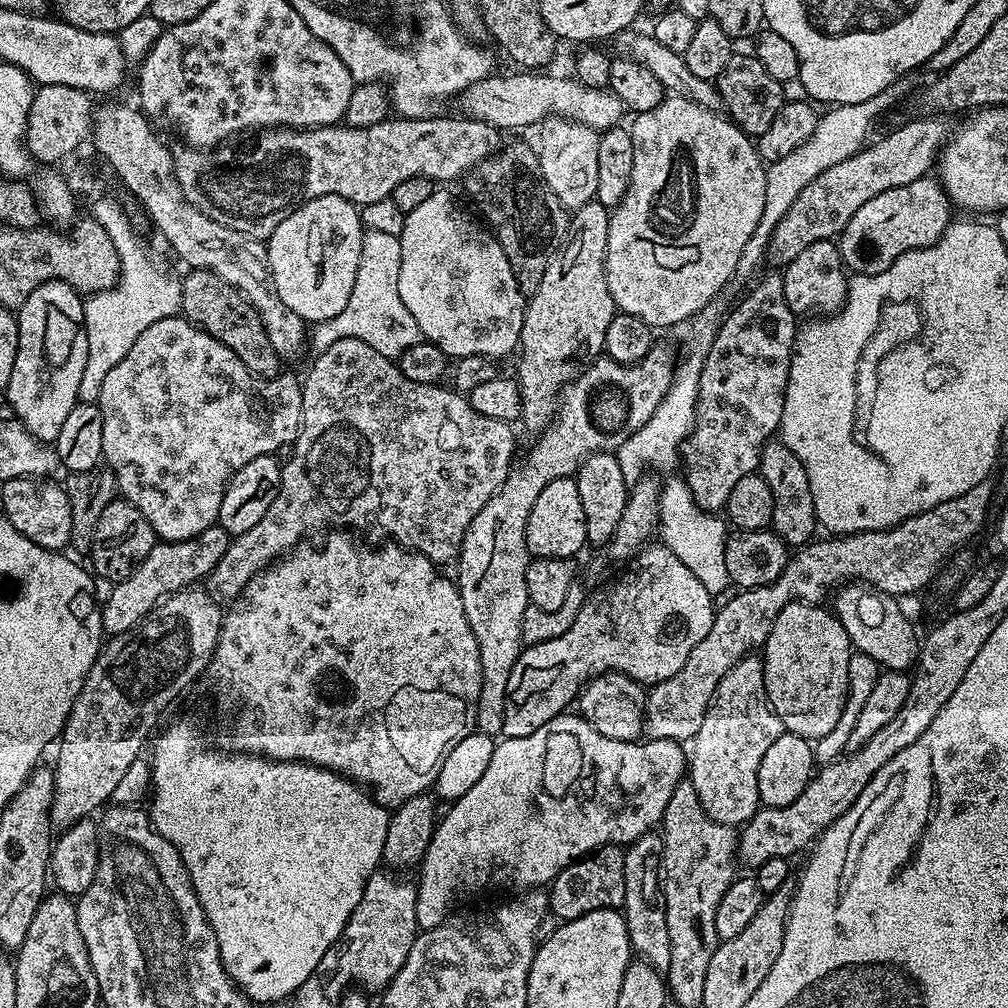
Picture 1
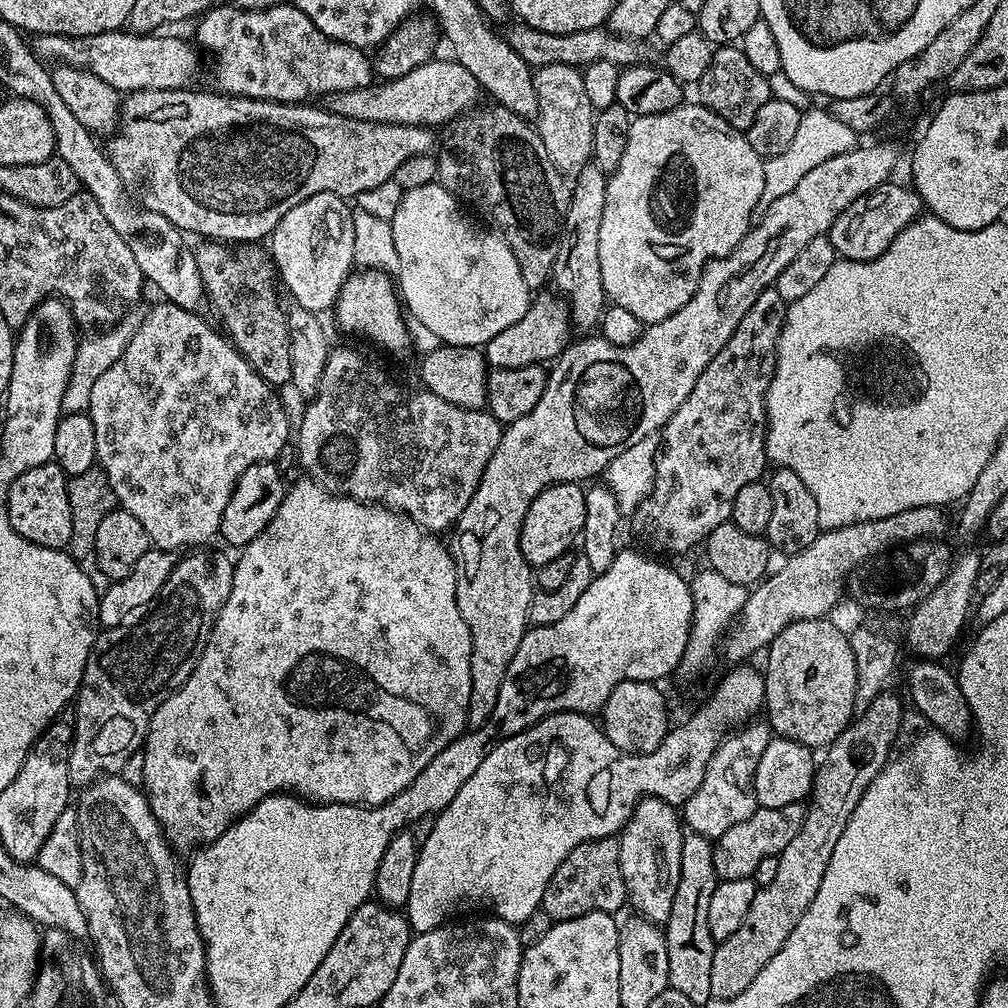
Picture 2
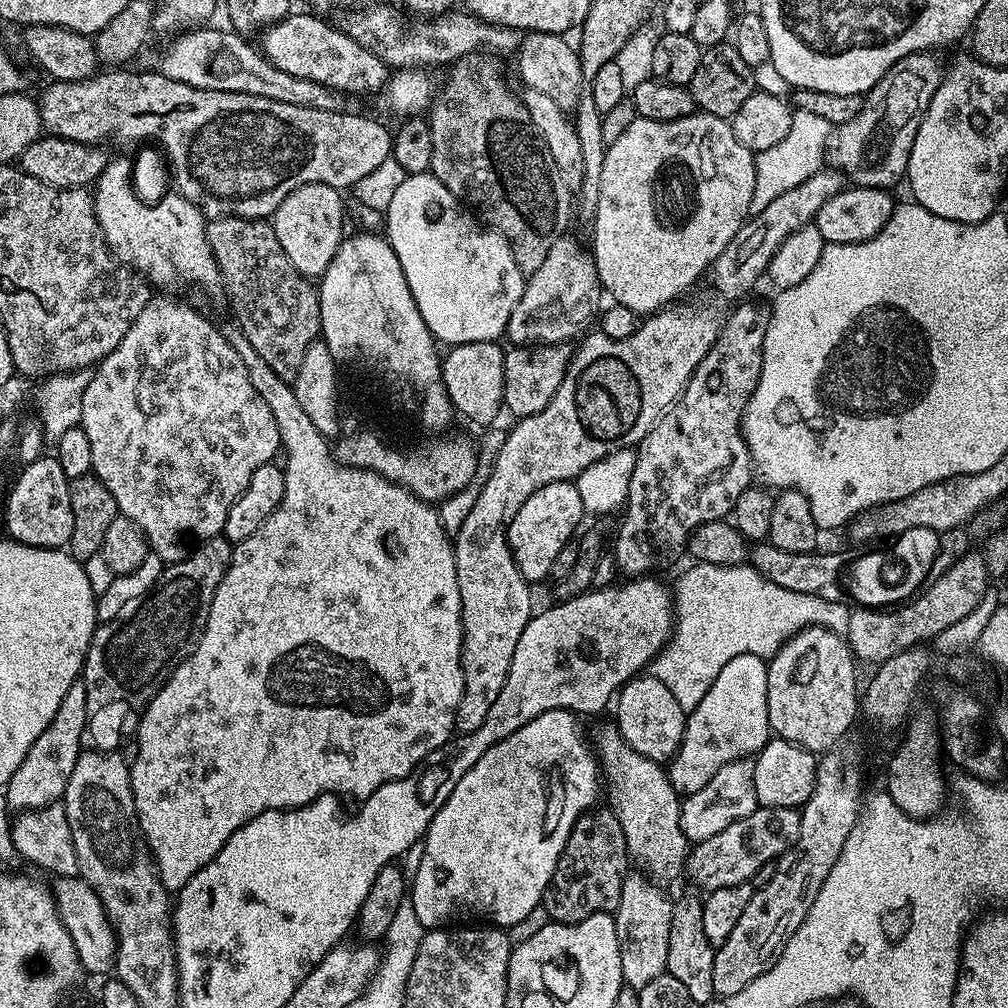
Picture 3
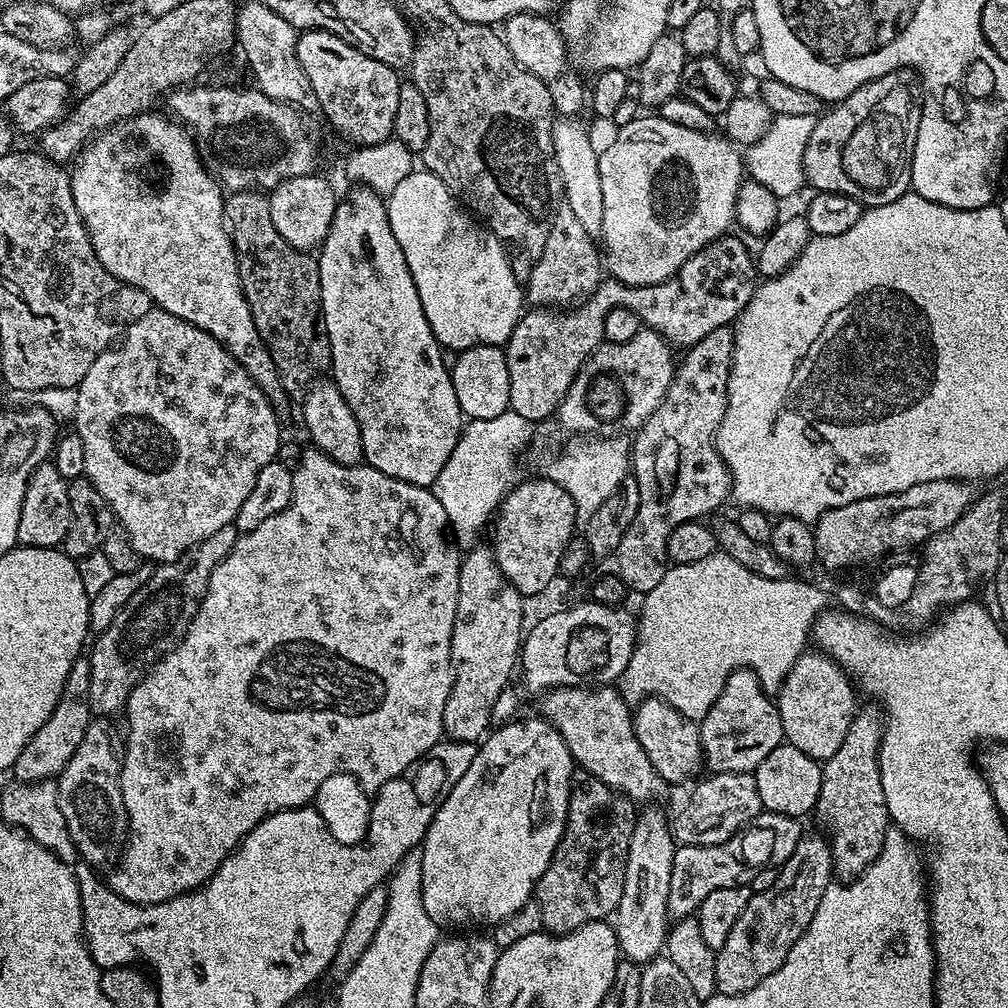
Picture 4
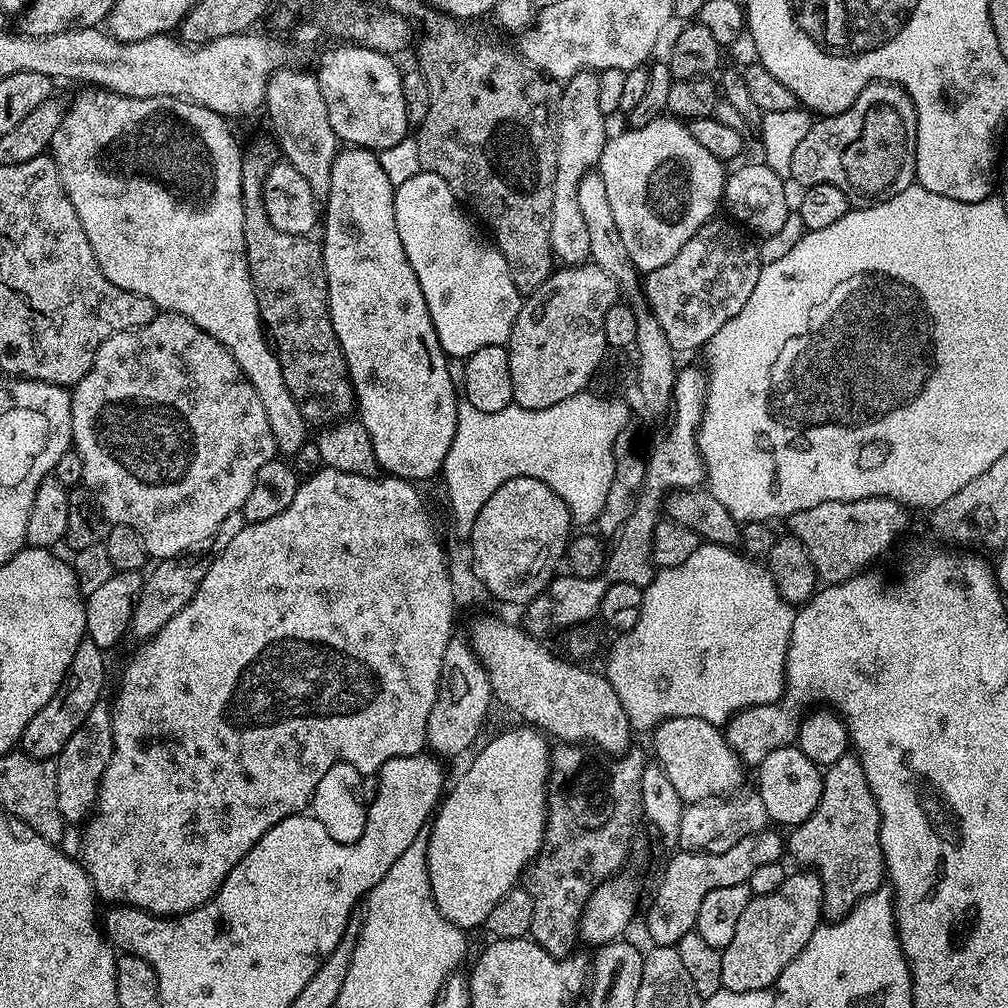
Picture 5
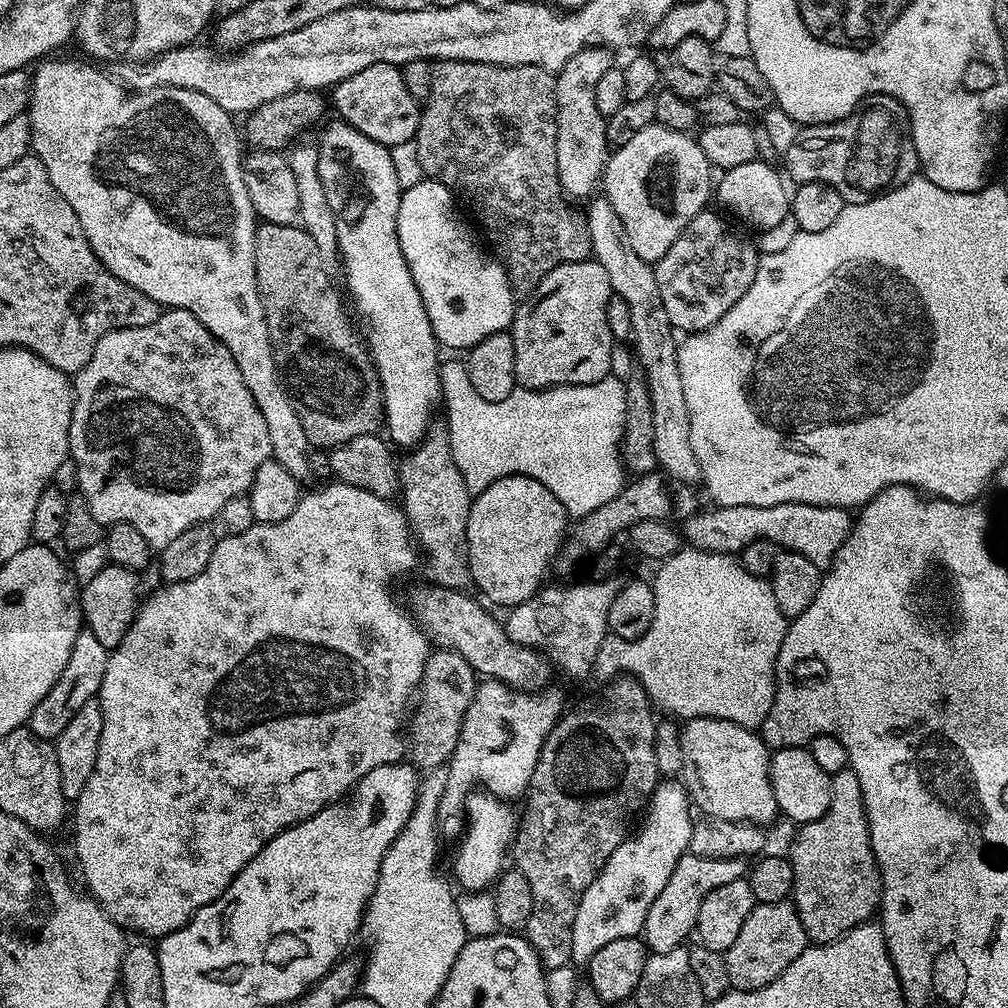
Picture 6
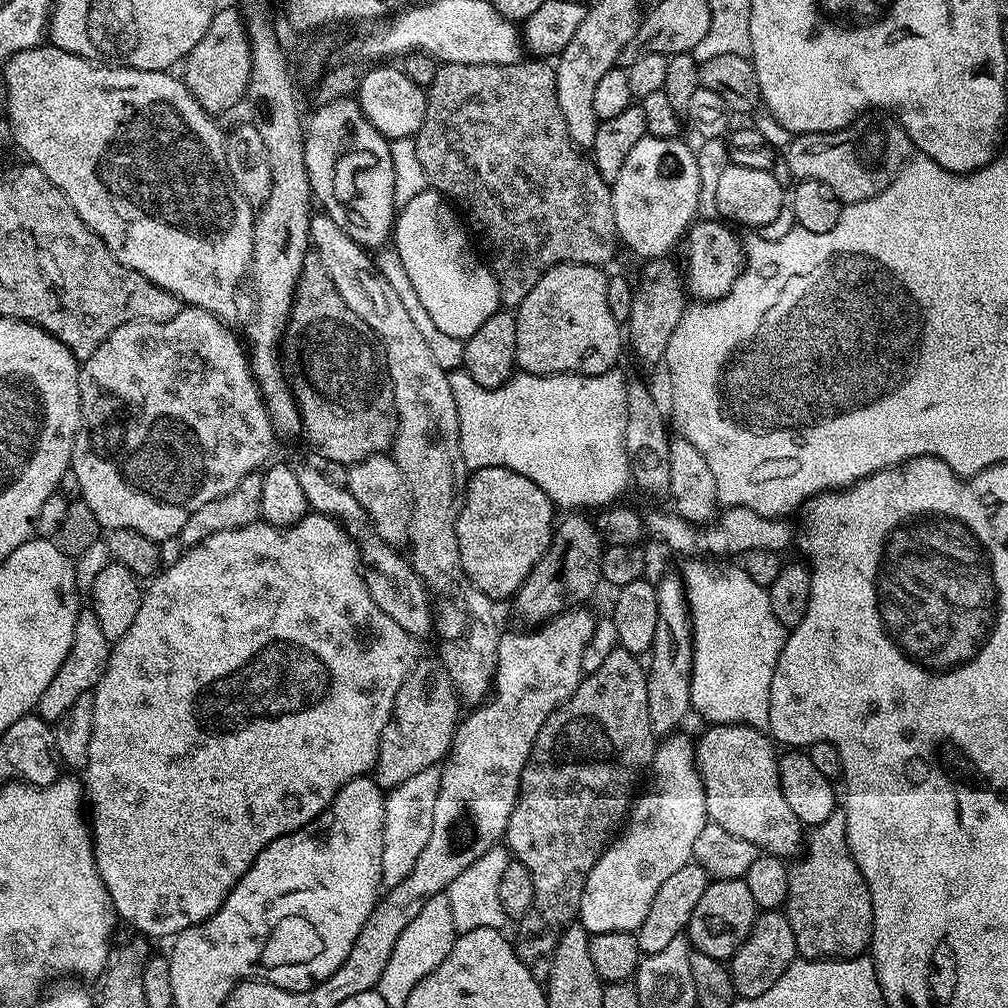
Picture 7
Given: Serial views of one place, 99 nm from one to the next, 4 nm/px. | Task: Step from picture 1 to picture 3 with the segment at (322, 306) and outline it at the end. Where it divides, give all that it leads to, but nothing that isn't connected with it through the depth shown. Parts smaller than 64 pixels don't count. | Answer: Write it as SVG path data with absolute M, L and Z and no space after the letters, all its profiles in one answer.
M328 184L298 186L298 190L291 192L282 202L282 206L278 206L278 210L270 217L272 229L274 234L278 234L278 242L282 242L286 258L290 258L294 270L301 272L306 278L319 278L323 276L326 266L330 266L340 241L346 235L344 222L346 223L345 197L341 189L331 188Z

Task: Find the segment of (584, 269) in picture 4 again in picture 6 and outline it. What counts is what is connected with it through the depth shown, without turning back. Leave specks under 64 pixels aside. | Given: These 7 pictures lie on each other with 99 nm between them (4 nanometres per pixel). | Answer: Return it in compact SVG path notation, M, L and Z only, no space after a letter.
M584 48L574 54L574 58L570 58L560 72L555 73L556 169L560 191L573 201L583 201L597 191L604 174L604 165L608 163L608 122L596 103L598 81L602 79L602 74L606 74L606 70L614 67L612 56L613 53L607 48Z

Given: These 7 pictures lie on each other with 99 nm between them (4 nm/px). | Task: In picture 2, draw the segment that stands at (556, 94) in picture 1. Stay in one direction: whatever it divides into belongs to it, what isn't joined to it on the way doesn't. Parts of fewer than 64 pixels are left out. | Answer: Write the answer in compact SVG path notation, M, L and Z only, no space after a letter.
M433 58L415 67L414 70L403 75L402 78L383 81L371 84L354 90L333 93L326 102L329 111L338 114L340 117L356 118L359 121L382 122L383 124L394 125L418 125L420 127L438 128L438 125L445 122L451 123L457 116L473 109L478 96L482 94L479 82L474 78L470 70L458 63L454 58L439 60Z

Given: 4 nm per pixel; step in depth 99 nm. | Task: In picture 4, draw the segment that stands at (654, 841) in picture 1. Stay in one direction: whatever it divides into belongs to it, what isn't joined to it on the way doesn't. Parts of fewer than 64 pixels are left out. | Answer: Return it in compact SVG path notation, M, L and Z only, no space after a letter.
M577 686L574 688L554 688L543 693L540 704L543 719L550 721L562 734L566 746L572 752L572 759L577 765L584 767L583 771L595 777L606 786L610 786L621 796L627 796L637 805L660 796L666 789L666 781L650 766L650 758L646 758L646 750L638 742L636 722L633 709L619 691L612 686Z

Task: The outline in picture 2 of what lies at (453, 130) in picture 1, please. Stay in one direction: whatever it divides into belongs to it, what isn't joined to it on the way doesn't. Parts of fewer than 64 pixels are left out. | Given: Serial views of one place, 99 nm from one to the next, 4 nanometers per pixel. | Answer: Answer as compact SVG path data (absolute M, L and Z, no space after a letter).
M143 88L137 92L129 92L123 97L122 111L118 127L107 137L106 153L108 161L118 170L121 180L124 181L124 191L137 205L154 210L162 214L162 218L169 220L175 228L185 234L197 232L200 238L211 238L216 242L260 242L271 237L272 232L282 222L282 218L298 202L306 202L319 192L329 192L335 196L355 198L362 194L362 190L374 190L374 186L382 186L382 182L395 177L398 166L415 156L427 156L437 147L438 140L432 137L431 127L418 125L394 125L382 122L359 121L356 118L340 117L327 107L311 108L308 102L281 102L279 100L251 100L245 96L226 96L209 92L192 92L188 88L171 88L170 90L154 90Z

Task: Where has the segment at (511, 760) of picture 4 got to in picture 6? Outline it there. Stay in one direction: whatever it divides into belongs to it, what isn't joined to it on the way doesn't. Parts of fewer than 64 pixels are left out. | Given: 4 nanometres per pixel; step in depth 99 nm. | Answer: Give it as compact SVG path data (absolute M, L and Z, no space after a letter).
M477 790L469 796L466 805L466 827L459 837L460 849L457 850L456 861L452 864L452 872L457 880L455 883L460 883L469 893L479 893L495 885L496 877L505 867L504 856L506 860L518 827L518 816L517 813L512 813L512 807L511 803L483 790Z

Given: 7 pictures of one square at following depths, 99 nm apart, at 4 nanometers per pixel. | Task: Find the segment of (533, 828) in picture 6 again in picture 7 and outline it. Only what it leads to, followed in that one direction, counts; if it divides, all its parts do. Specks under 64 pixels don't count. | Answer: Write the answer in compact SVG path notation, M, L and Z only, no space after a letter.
M618 646L596 672L587 673L571 698L546 718L522 770L520 793L508 823L506 848L518 862L522 862L522 866L526 866L526 870L530 870L534 902L515 925L514 947L530 974L541 982L547 981L550 974L558 938L562 938L564 931L579 917L579 903L587 875L621 831L630 812L632 791L640 775L643 777L652 767L655 758L658 736L652 731L647 706L647 671L640 663L631 652Z

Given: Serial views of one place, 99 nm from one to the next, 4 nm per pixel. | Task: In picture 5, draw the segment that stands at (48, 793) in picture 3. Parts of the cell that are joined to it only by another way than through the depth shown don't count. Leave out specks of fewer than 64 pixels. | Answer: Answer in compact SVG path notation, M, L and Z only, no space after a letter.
M87 638L81 642L78 650L74 650L68 673L64 675L64 681L58 686L54 698L50 698L50 702L46 702L46 706L42 706L42 710L30 718L22 734L19 747L27 756L45 762L55 761L62 746L70 742L70 734L74 734L74 730L86 722L86 714L90 714L90 710L101 703L103 696L100 695L104 692L104 656L105 649L94 646L94 642Z

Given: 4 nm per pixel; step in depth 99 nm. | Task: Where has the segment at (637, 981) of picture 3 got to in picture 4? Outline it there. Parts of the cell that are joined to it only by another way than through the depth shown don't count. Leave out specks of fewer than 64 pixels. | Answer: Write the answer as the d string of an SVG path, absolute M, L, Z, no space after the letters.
M641 815L636 821L636 828L630 838L628 847L628 861L626 862L626 874L622 886L622 898L618 902L614 913L614 927L616 940L620 943L620 954L625 961L639 966L649 964L665 951L670 917L668 914L668 899L670 898L670 874L672 873L672 859L676 853L674 841L667 819L660 816Z

